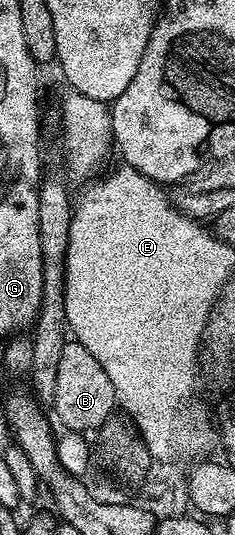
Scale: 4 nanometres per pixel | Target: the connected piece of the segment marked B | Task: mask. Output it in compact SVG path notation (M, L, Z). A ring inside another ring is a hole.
M67 340L64 352L60 355L60 367L56 370L56 395L52 402L54 413L63 430L72 433L89 434L89 429L101 430L116 413L116 402L112 391L112 379L100 367L92 351L78 341Z

